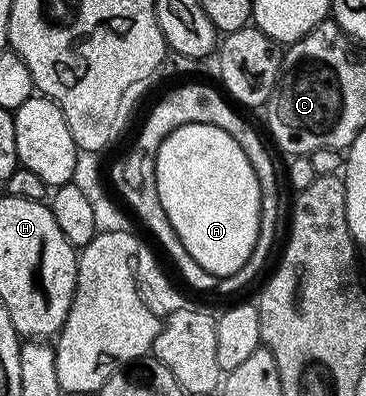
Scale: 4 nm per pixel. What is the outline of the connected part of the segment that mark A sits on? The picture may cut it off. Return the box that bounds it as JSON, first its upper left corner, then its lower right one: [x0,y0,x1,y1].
[157,124,261,279]

